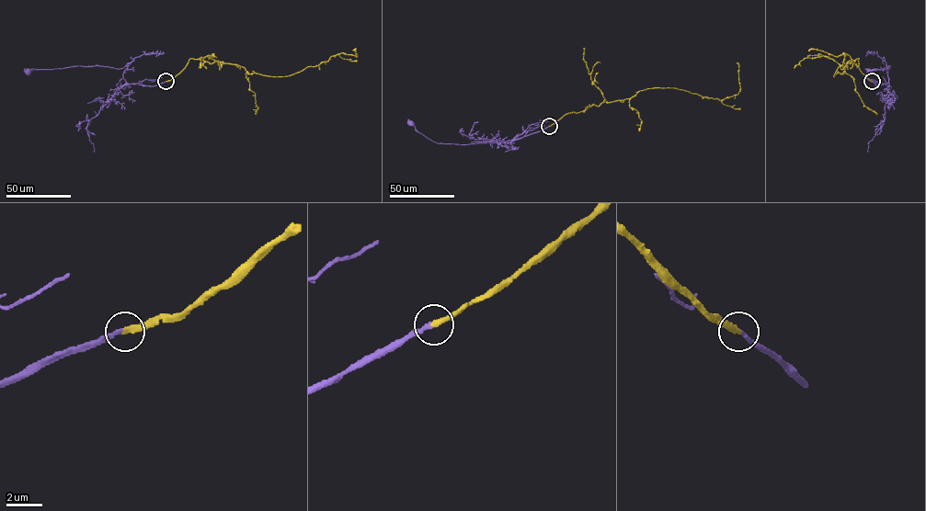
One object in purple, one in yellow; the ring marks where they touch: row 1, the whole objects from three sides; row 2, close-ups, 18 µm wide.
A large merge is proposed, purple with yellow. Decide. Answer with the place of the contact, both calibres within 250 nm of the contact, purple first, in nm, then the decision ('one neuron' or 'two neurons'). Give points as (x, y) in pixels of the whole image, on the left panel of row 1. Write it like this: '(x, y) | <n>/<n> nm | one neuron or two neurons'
(165, 81) | 240/320 nm | one neuron

